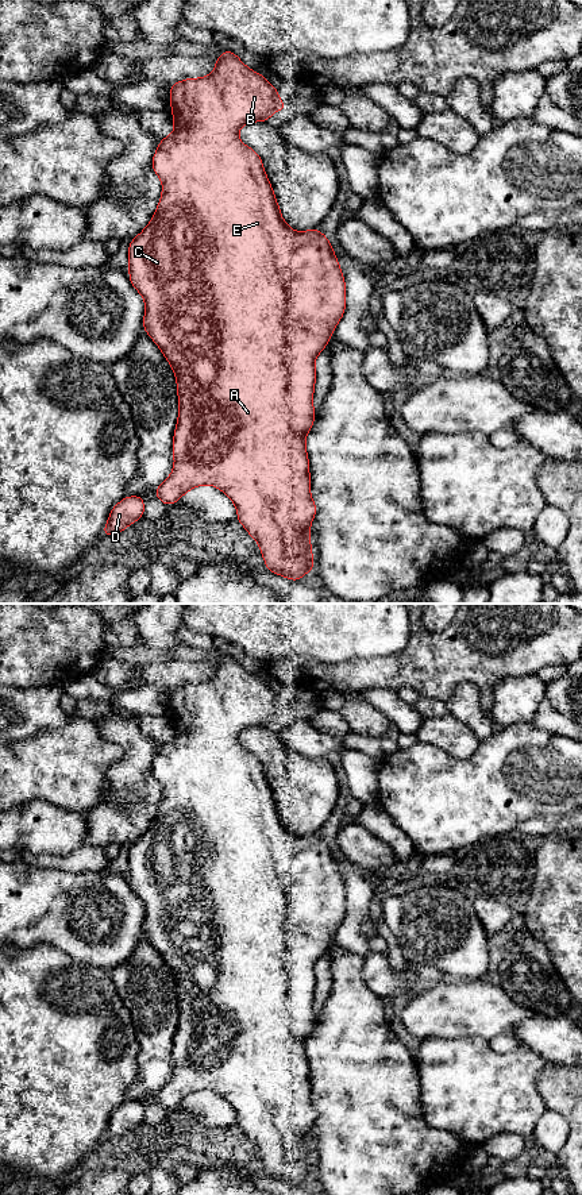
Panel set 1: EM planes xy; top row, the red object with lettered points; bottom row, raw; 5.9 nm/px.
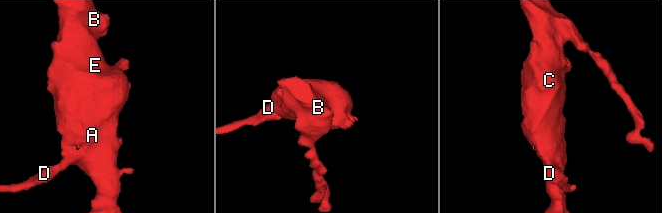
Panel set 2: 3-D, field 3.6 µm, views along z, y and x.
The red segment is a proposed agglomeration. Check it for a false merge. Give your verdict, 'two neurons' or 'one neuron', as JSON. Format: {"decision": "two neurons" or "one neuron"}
{"decision": "one neuron"}

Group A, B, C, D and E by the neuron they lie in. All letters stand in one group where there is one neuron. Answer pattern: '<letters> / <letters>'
A B C D E

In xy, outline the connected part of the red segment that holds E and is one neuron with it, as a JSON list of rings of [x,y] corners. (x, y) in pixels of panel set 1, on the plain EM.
[[[227,655],[219,660],[215,667],[215,675],[209,681],[186,683],[170,690],[170,710],[174,736],[171,740],[161,744],[151,766],[154,778],[162,786],[162,801],[151,826],[128,851],[128,884],[146,909],[143,934],[159,952],[174,976],[180,1010],[171,1052],[174,1072],[171,1079],[154,1098],[162,1109],[173,1110],[190,1094],[201,1090],[213,1090],[232,1105],[238,1115],[236,1125],[257,1145],[266,1173],[290,1186],[298,1186],[315,1172],[308,1140],[317,1111],[311,1102],[309,1065],[305,1053],[305,1042],[315,1028],[316,1019],[313,1014],[315,965],[327,952],[331,938],[344,920],[344,882],[332,849],[324,839],[317,833],[297,837],[285,828],[261,762],[239,744],[239,735],[243,729],[269,726],[269,722],[274,717],[288,714],[288,710],[281,706],[277,693],[265,681],[248,674],[236,659]]]

